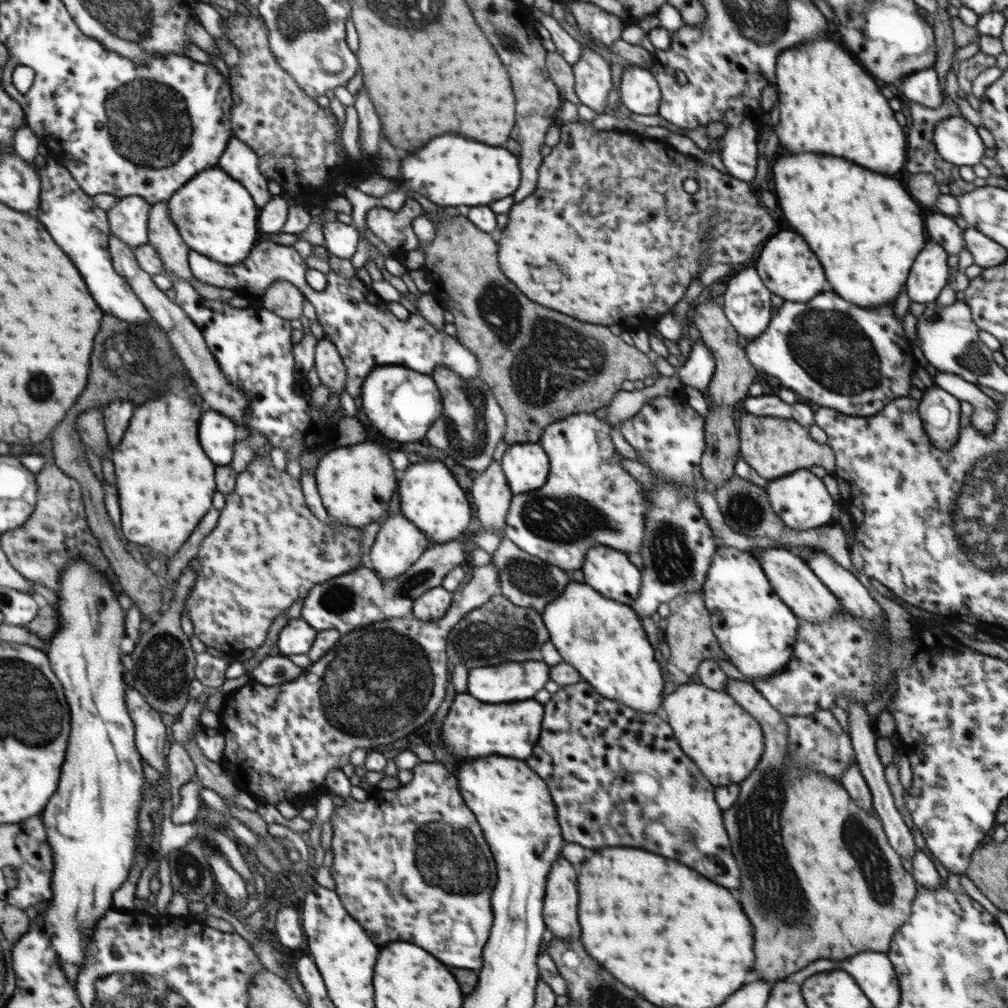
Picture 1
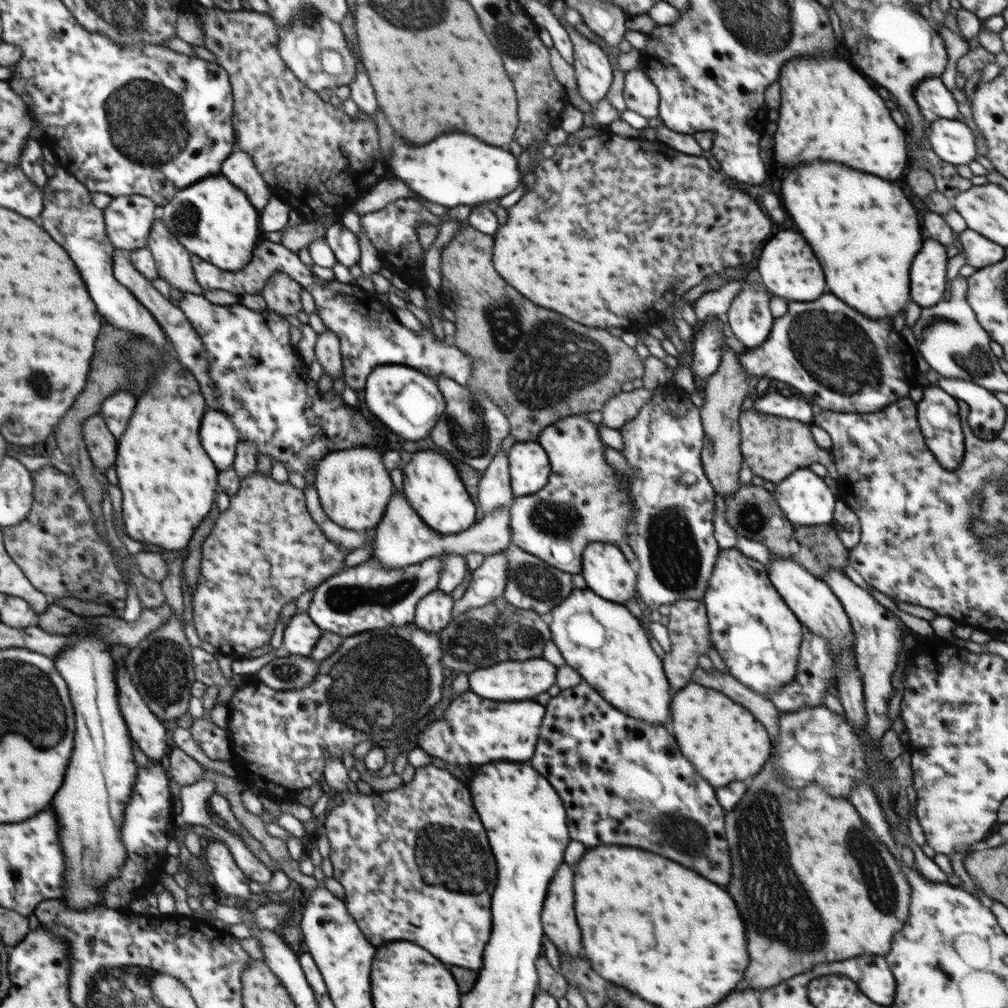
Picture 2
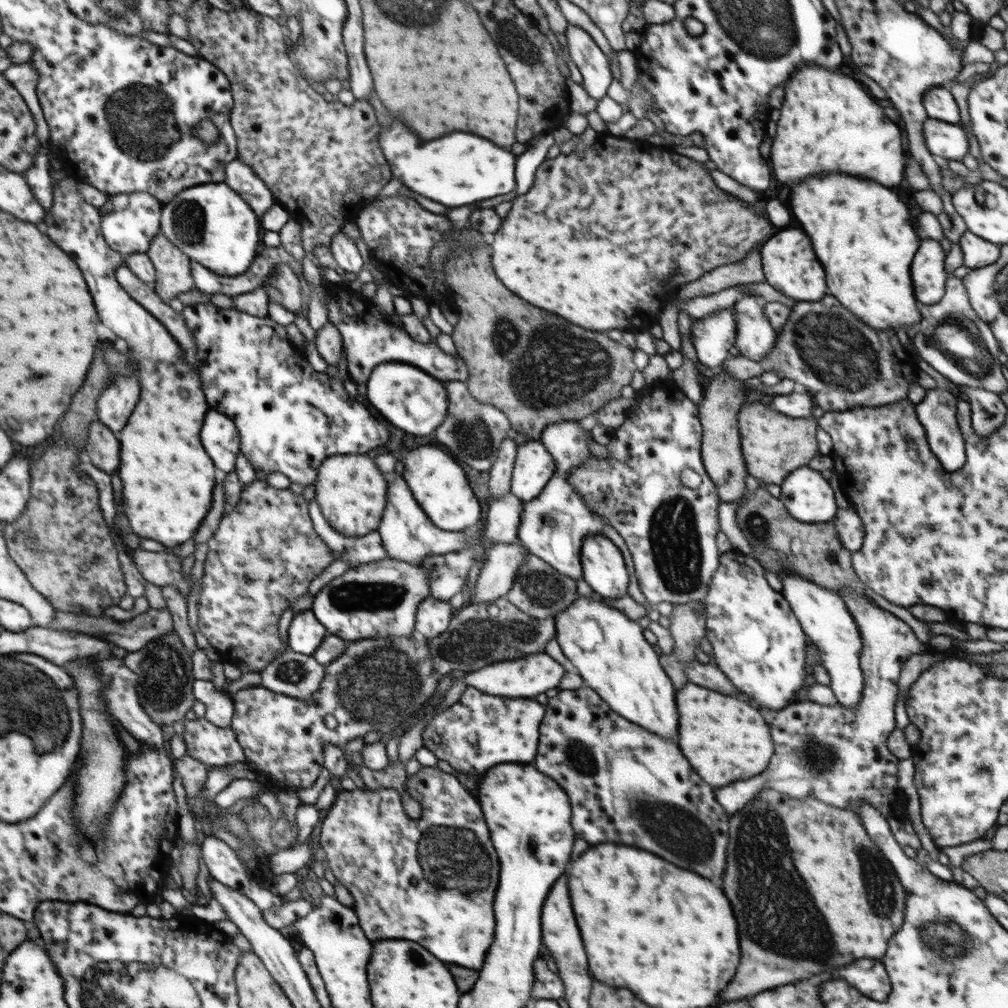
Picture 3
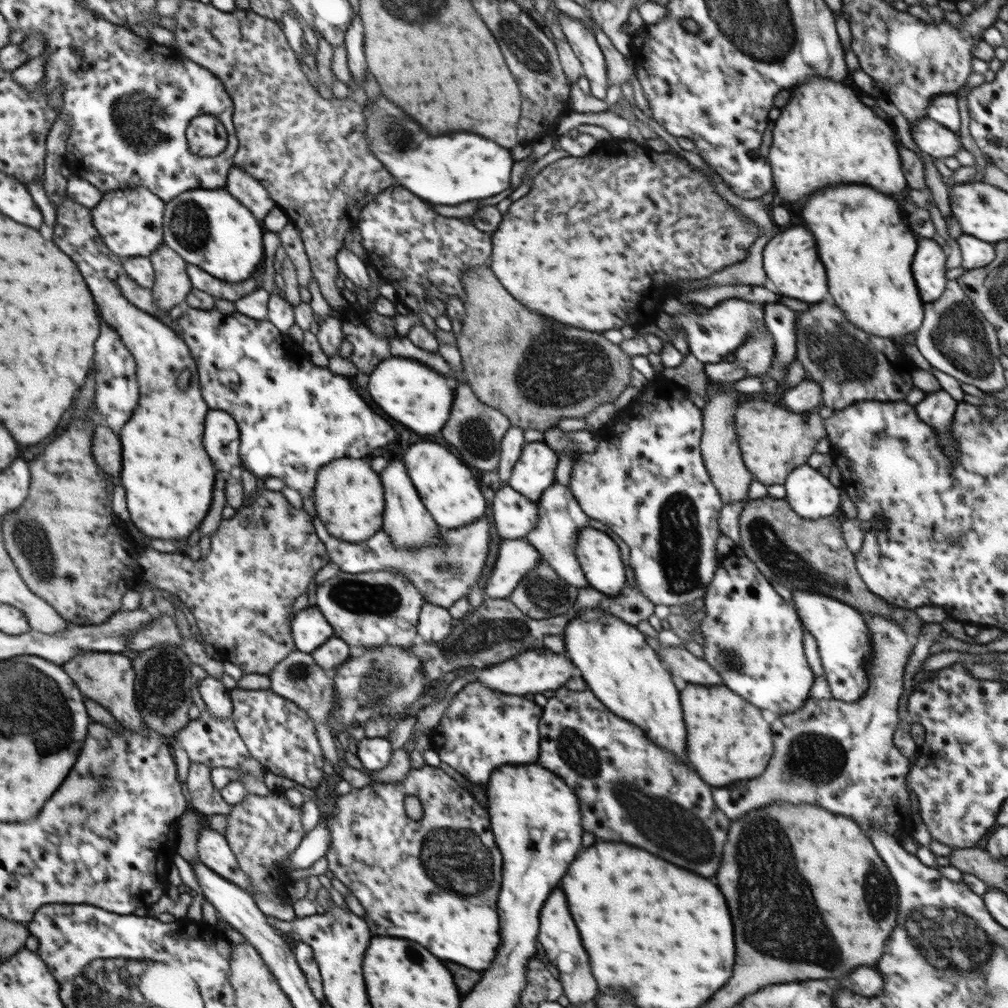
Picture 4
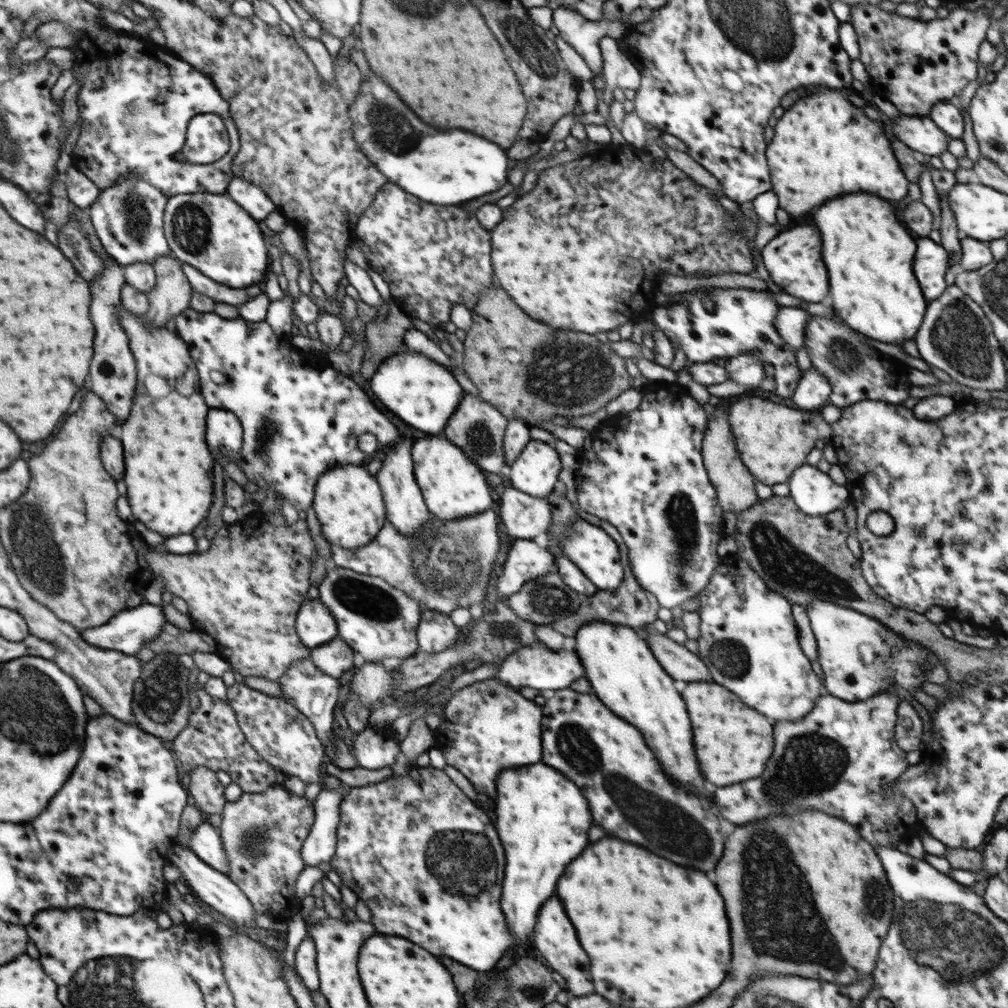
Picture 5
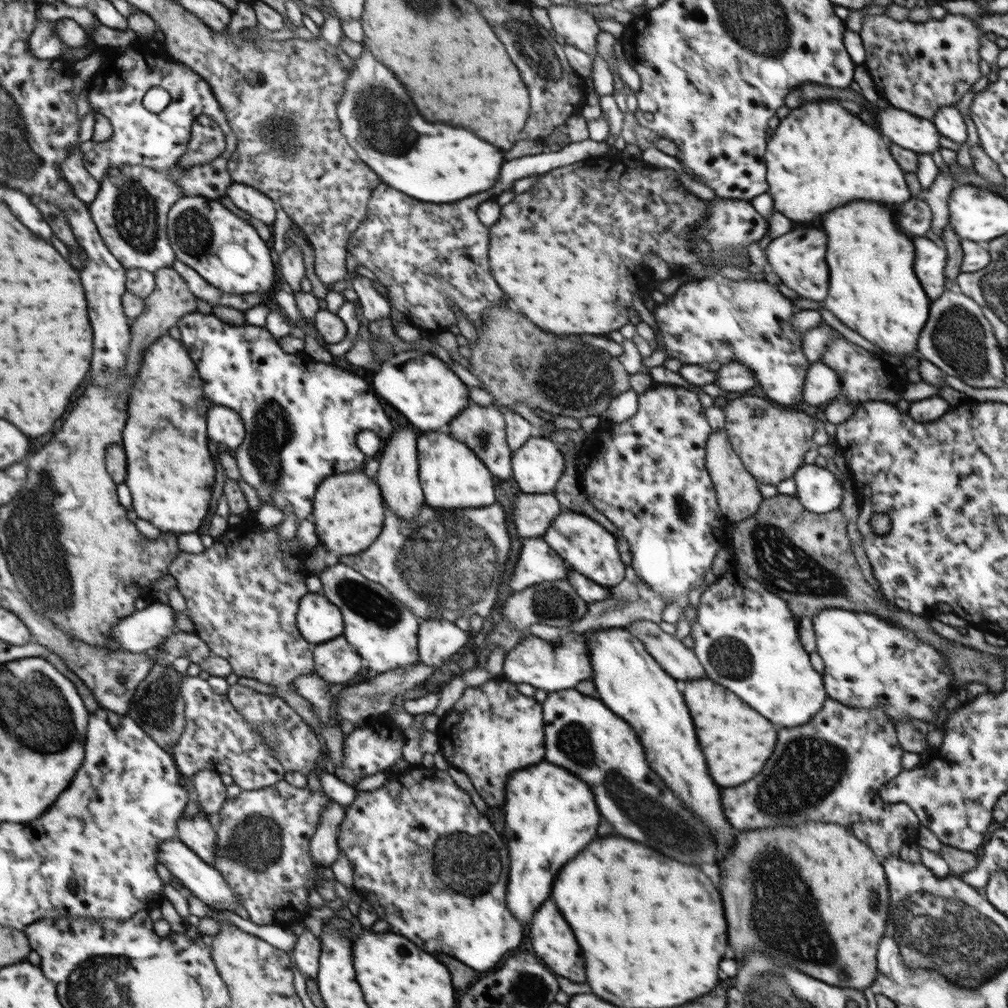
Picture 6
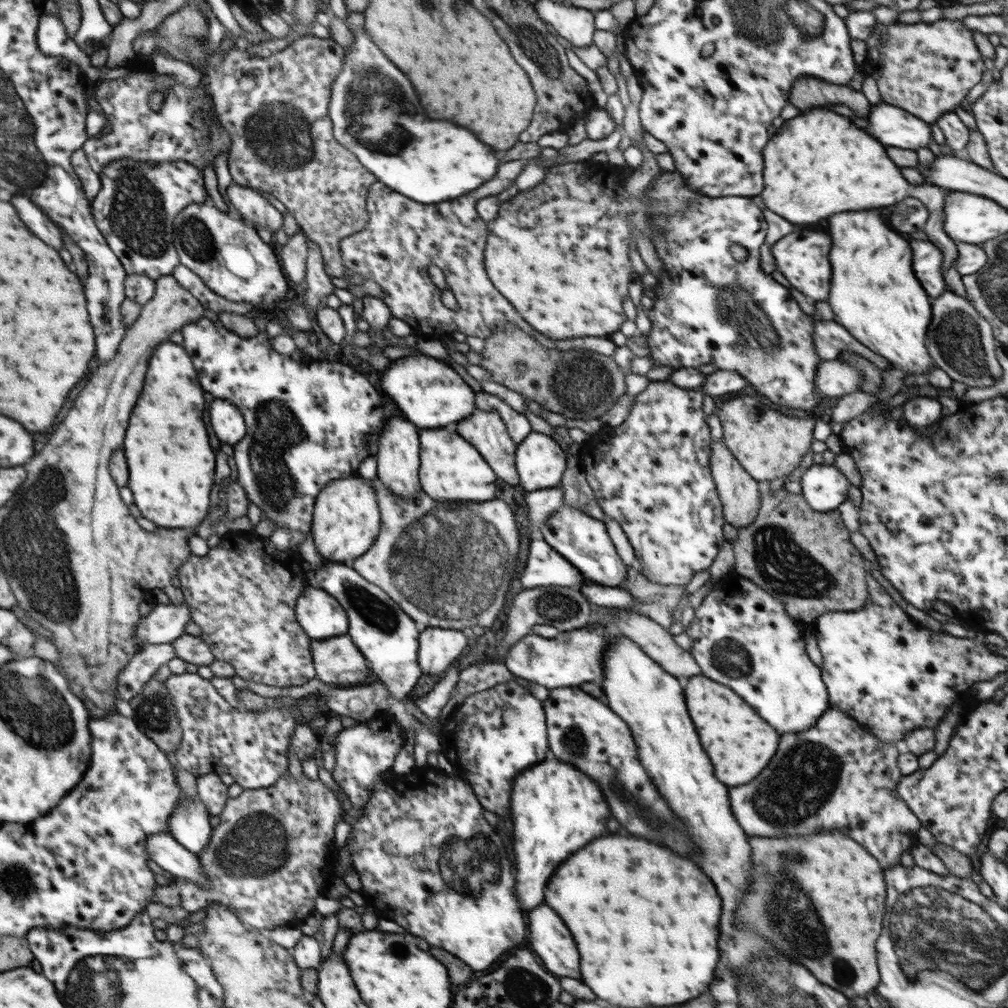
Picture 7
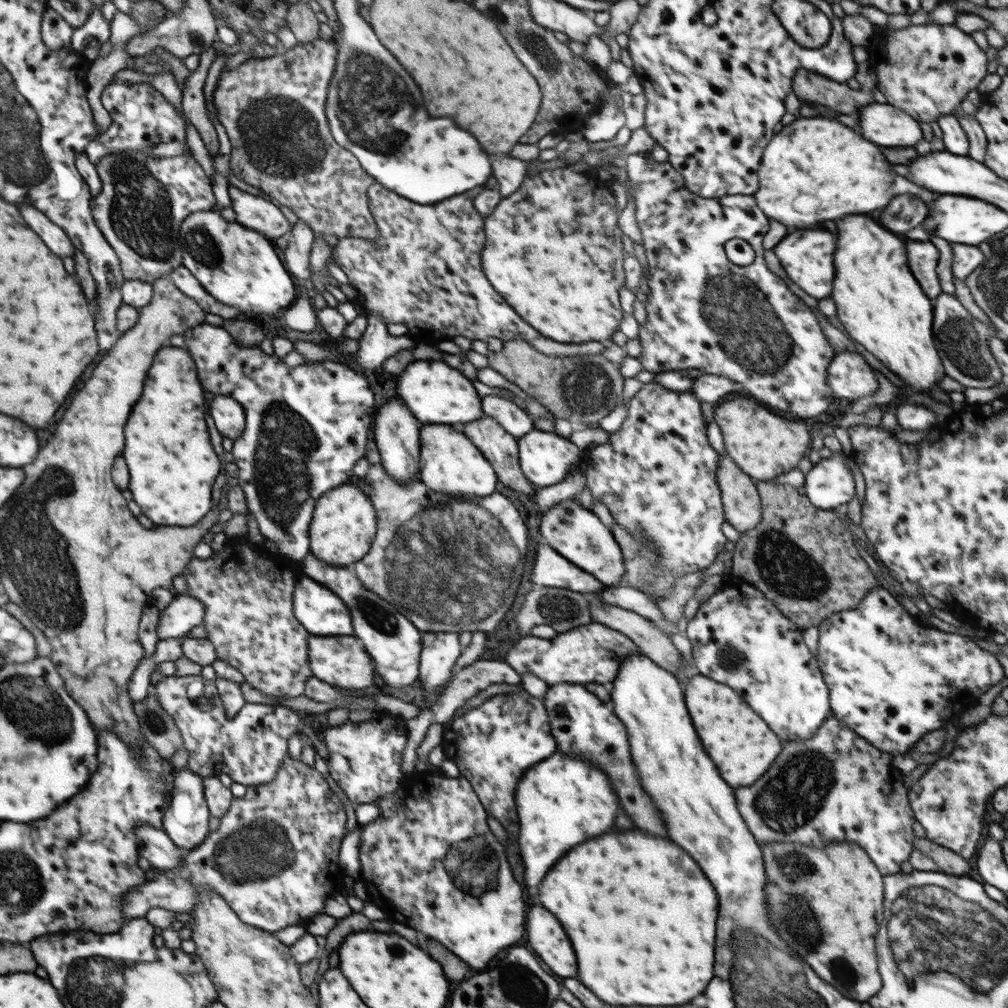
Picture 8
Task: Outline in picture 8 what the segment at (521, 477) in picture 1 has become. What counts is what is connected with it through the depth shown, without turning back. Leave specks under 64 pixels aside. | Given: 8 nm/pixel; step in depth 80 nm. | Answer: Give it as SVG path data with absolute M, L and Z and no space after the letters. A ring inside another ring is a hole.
M534 429L524 433L518 441L519 464L522 472L536 488L549 487L558 484L568 475L574 463L580 461L580 452L568 438L556 433L542 432Z

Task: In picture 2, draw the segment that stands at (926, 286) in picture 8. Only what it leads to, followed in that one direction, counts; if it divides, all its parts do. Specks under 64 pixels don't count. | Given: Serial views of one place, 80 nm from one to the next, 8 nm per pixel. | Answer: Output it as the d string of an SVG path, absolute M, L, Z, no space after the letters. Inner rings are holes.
M925 239L910 268L910 296L921 307L934 306L945 296L948 287L945 246Z

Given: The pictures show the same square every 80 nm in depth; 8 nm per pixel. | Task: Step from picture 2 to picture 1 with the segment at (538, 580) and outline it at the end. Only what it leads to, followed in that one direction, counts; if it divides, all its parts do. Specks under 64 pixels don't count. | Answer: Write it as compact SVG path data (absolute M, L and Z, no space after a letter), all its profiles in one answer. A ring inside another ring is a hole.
M504 538L501 545L491 553L491 558L499 570L500 594L504 595L512 604L530 607L539 613L542 613L546 605L554 602L554 599L563 593L570 581L567 571L520 550L508 538Z

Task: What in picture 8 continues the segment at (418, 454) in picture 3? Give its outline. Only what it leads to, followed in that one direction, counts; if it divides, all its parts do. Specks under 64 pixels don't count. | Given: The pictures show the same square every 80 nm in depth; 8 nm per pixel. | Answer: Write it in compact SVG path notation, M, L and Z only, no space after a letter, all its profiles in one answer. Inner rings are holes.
M421 425L419 478L430 490L452 496L490 496L498 486L494 467L458 427L452 425Z

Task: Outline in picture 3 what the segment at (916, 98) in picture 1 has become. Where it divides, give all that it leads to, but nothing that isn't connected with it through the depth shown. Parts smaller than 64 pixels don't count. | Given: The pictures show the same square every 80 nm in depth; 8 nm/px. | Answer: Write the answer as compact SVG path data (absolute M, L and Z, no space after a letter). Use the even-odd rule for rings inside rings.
M933 86L927 90L923 96L923 105L930 118L944 120L950 124L960 122L958 105L948 86Z

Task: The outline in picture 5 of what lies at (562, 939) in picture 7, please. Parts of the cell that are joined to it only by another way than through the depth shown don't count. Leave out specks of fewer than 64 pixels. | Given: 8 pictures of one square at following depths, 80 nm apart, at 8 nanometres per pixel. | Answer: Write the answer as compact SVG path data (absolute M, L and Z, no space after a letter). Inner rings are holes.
M559 896L546 900L542 909L539 910L533 935L533 946L540 950L540 954L546 958L547 964L550 964L549 968L564 977L569 986L568 993L572 997L582 998L582 996L594 993L594 984L592 984L592 976L590 976L590 960L578 942L576 930L566 916Z

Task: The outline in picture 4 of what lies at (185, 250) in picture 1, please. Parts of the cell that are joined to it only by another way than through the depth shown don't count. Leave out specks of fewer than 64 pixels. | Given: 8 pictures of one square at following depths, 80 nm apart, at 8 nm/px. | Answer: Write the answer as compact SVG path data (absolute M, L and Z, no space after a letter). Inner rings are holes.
M165 243L149 259L155 270L155 283L151 290L157 307L170 310L184 302L193 285L188 275L188 262Z

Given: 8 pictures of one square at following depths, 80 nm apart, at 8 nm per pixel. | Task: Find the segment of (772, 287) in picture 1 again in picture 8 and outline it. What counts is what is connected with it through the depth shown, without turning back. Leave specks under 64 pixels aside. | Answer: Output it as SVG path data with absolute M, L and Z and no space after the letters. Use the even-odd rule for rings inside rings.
M794 230L790 232L776 248L774 254L780 258L782 268L788 276L812 298L826 298L832 292L834 280L834 252L836 252L836 236L826 230Z

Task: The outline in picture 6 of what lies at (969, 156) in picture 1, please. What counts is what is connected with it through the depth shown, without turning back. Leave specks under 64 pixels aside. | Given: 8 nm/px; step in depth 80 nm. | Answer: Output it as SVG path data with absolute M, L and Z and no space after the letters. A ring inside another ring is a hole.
M892 106L887 109L875 108L873 113L876 129L890 143L922 154L932 154L941 148L938 143L941 134L932 120Z

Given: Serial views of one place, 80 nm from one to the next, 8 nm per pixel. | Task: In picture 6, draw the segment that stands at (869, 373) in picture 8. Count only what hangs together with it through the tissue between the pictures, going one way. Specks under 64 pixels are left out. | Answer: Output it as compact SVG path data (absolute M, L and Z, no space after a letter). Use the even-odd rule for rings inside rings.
M816 361L809 366L808 374L802 389L802 403L818 406L828 401L836 400L842 392L843 378L837 369L822 361Z

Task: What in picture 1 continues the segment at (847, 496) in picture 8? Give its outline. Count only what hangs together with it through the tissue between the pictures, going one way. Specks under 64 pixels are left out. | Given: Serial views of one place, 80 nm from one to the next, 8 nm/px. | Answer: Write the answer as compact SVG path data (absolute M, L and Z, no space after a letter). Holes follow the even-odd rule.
M809 469L795 470L778 480L769 481L764 488L773 511L778 514L787 528L796 532L822 528L831 522L836 513L836 502L828 493L826 485Z

